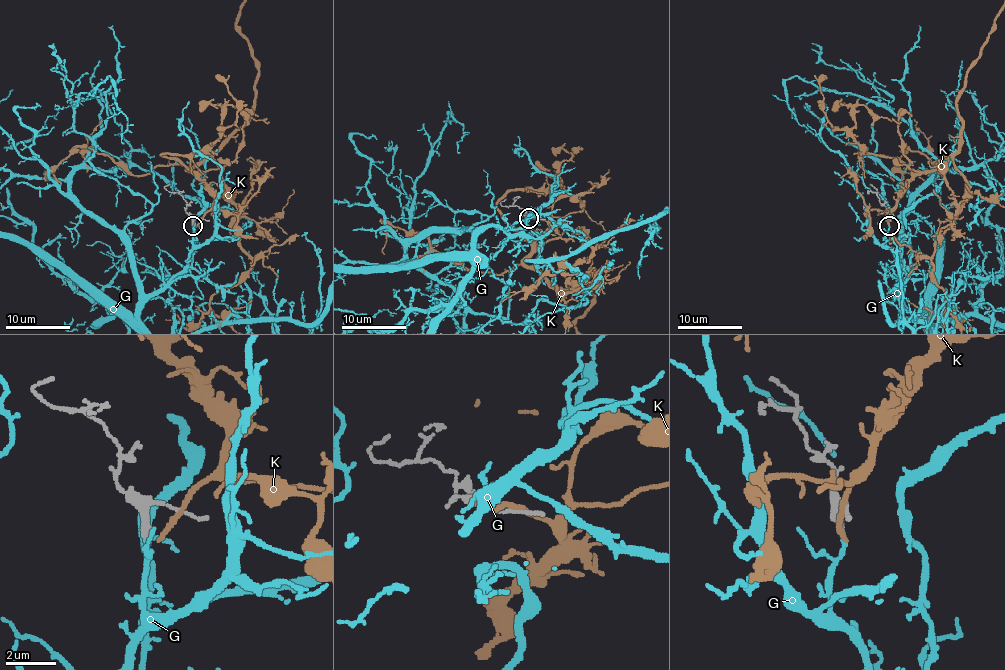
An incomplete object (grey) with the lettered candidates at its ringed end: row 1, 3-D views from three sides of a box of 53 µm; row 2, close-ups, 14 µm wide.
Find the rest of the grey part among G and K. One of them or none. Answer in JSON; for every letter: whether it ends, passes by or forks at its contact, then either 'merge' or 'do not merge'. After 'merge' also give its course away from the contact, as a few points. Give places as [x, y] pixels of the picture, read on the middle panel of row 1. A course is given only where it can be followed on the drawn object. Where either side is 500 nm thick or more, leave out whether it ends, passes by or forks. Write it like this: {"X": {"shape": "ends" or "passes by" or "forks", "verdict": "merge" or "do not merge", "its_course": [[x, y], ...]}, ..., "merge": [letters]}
{"G": {"shape": "passes by", "verdict": "merge"}, "K": {"shape": "passes by", "verdict": "do not merge"}, "merge": ["G"]}

